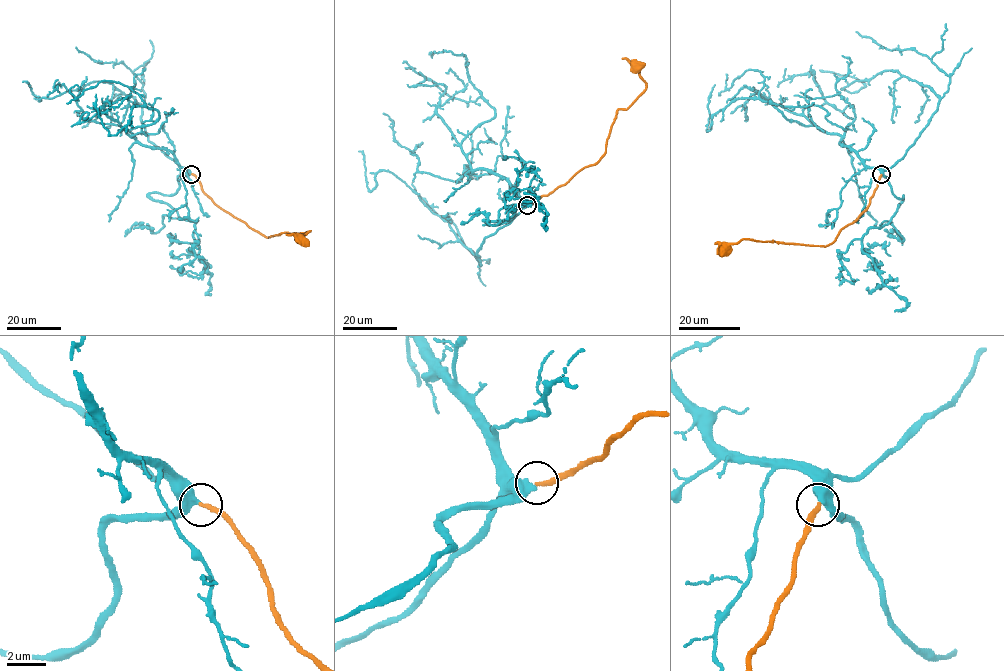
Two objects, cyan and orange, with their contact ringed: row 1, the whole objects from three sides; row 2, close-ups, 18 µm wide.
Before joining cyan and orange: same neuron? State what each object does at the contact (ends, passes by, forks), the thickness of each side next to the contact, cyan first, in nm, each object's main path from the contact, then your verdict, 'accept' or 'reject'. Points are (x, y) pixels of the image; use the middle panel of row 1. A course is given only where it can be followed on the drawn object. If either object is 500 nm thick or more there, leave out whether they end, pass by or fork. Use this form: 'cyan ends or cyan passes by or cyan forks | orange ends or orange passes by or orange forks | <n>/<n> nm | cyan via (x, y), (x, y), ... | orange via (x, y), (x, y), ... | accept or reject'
cyan passes by | orange ends | 360/220 nm | cyan via (527, 205), (484, 239), (477, 257), (447, 222), (391, 172), (380, 170), (370, 190), (359, 151) | orange via (527, 205), (549, 194), (600, 159), (616, 112), (626, 109), (645, 89), (646, 82), (637, 66) | accept

